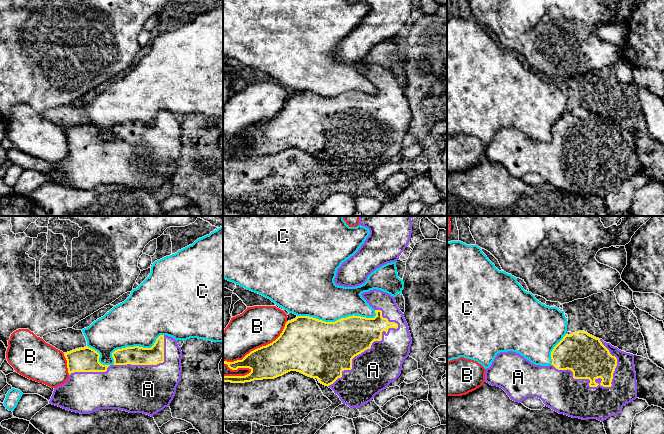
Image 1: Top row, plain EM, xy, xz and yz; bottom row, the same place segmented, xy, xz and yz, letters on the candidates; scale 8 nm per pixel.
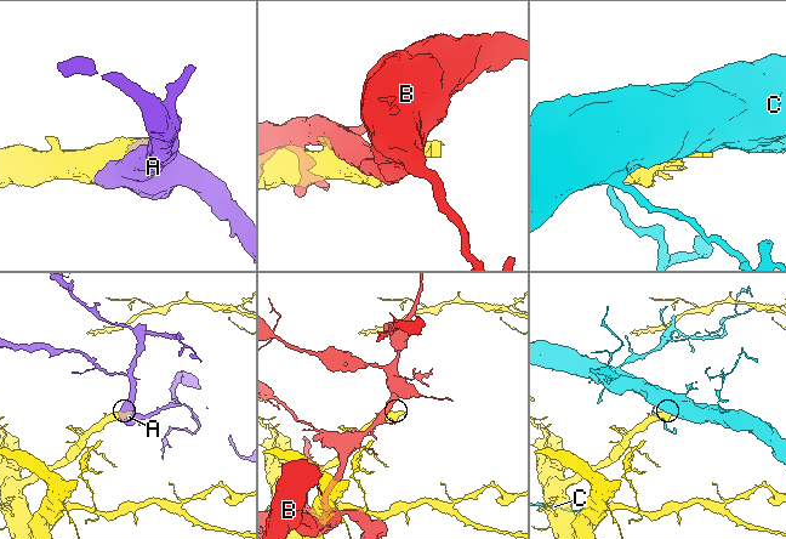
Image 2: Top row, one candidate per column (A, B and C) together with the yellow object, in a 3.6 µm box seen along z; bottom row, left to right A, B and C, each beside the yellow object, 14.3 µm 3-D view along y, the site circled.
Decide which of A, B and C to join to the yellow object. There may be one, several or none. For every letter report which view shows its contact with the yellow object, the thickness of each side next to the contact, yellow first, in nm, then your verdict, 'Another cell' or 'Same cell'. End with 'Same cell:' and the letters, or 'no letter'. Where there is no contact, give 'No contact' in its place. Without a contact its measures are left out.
A: Touches yellow in yz. Thickness 320 nm (yellow) against 300 nm. Same cell
B: Touches yellow in xz. Thickness 260 nm (yellow) against 300 nm. Another cell
C: Touches yellow in xz. Thickness 440 nm (yellow) against 340 nm. Another cell
Same cell: A

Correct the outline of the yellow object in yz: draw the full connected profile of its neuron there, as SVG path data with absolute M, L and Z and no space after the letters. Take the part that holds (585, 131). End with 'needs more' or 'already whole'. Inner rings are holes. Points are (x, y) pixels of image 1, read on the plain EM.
M585 107L566 110L552 126L551 135L551 141L540 142L519 129L500 128L486 145L485 158L502 164L515 178L522 179L527 173L537 173L559 190L582 196L603 198L618 191L624 181L637 174L634 131Z; needs more

